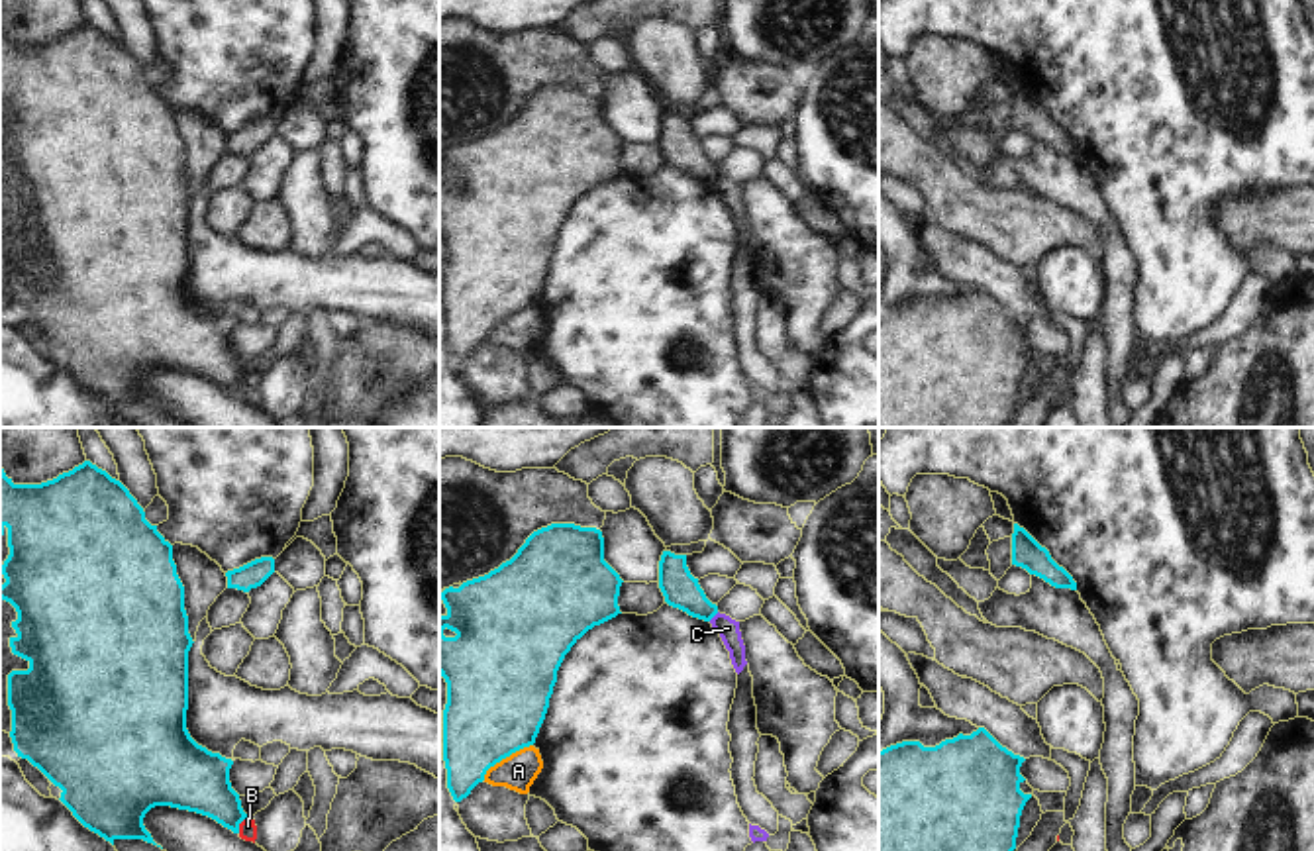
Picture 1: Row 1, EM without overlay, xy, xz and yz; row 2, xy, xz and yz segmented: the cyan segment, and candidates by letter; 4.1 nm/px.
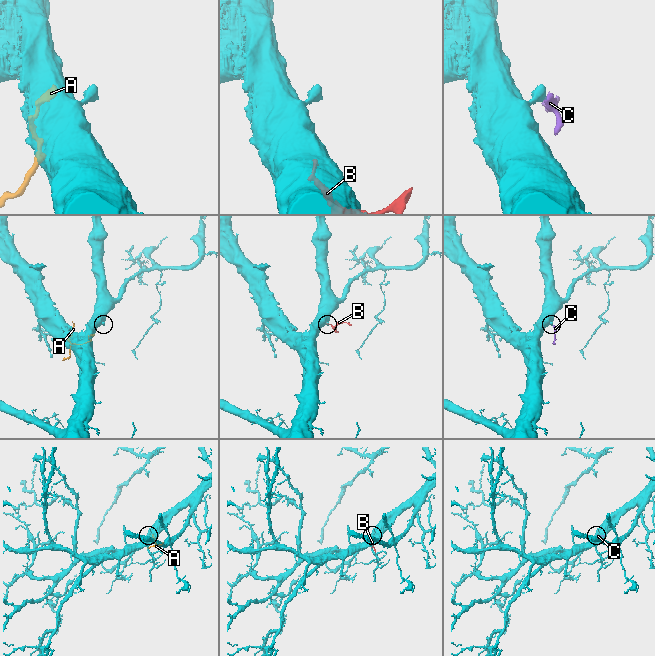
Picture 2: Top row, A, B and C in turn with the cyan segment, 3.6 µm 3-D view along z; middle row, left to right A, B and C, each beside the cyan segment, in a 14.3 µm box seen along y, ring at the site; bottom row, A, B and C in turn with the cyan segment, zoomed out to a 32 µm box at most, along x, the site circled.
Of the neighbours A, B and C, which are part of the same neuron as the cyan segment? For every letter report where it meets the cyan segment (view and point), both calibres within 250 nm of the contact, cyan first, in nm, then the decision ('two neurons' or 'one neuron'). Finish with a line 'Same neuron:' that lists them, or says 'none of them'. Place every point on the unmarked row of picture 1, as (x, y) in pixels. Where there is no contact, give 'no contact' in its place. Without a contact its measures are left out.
A: meets cyan in xz at (505, 318); 420 nm thick on the cyan side, 150 nm on the other; two neurons
B: meets cyan in xy at (240, 383); 260 nm thick on the cyan side, 80 nm on the other; one neuron
C: meets cyan in xz at (712, 177); 150 nm thick on the cyan side, 90 nm on the other; two neurons
Same neuron: B

